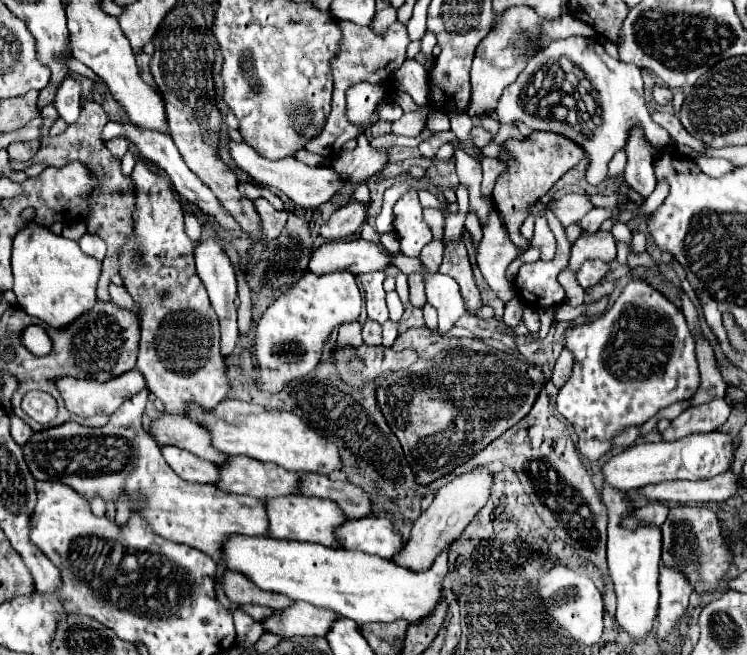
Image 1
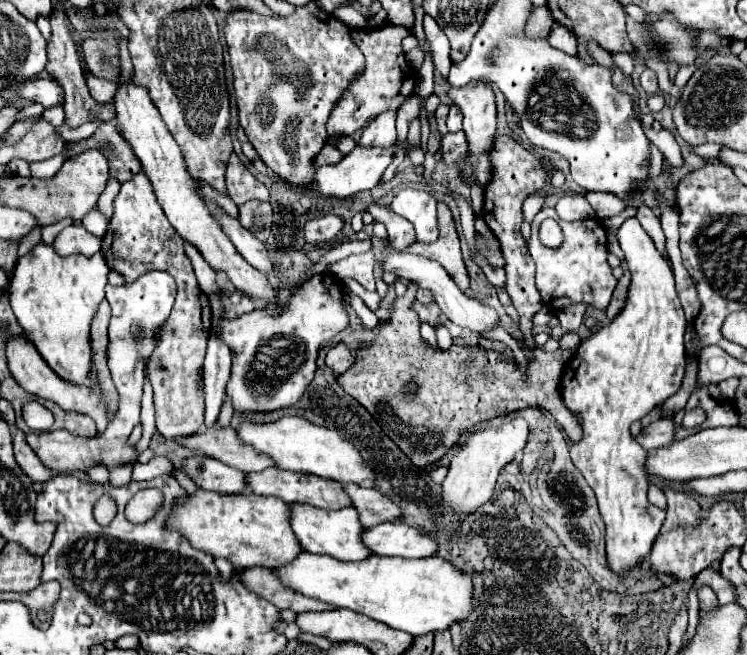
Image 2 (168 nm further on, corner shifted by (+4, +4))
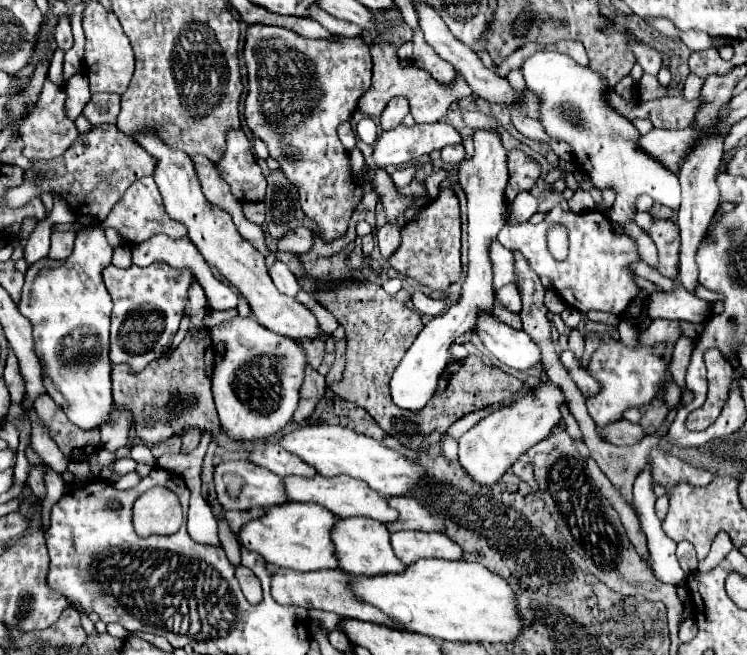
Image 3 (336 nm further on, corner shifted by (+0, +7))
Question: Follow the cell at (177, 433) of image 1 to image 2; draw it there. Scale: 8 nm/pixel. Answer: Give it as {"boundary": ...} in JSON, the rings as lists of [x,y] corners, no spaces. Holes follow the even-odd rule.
{"boundary":[[[215,425],[201,435],[177,439],[177,443],[181,443],[183,447],[189,447],[193,451],[203,451],[205,455],[219,459],[221,463],[235,467],[239,471],[245,471],[245,473],[275,467],[275,461],[269,455],[257,453],[251,445],[243,443],[231,427],[223,429],[223,427]]]}

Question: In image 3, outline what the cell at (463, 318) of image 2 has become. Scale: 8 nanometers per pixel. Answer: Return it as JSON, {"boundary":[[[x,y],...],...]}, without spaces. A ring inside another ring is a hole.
{"boundary":[[[479,310],[477,312],[477,324],[475,334],[481,338],[485,348],[503,364],[527,370],[535,364],[539,364],[539,348],[533,344],[533,340],[505,322],[501,322],[493,312]]]}

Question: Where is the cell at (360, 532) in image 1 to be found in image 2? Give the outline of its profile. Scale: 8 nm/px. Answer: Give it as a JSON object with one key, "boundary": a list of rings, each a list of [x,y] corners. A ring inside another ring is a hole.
{"boundary":[[[381,523],[379,527],[365,529],[363,543],[375,553],[375,555],[387,555],[387,557],[431,557],[437,553],[437,543],[429,537],[419,533],[415,527],[399,523]]]}

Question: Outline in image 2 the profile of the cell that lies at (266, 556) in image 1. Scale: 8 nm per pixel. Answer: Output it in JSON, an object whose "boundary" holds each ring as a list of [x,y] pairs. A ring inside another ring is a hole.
{"boundary":[[[303,551],[293,563],[287,563],[273,573],[277,573],[287,587],[307,597],[363,613],[415,637],[447,631],[453,623],[461,623],[473,613],[471,575],[437,555],[423,559],[373,555],[365,561],[345,563],[331,559],[329,555]]]}

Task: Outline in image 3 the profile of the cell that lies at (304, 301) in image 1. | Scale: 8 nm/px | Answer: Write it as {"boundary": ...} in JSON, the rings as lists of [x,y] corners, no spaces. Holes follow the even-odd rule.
{"boundary":[[[235,316],[219,326],[215,326],[215,340],[225,344],[225,360],[213,372],[213,398],[219,412],[221,428],[235,440],[257,440],[279,432],[297,410],[299,402],[299,388],[303,384],[305,368],[307,368],[307,354],[299,340],[275,334],[261,326],[253,316],[241,318]]]}

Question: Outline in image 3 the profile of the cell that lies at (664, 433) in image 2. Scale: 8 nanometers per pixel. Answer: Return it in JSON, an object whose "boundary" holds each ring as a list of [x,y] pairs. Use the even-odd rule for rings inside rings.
{"boundary":[[[621,420],[619,424],[611,424],[607,432],[599,432],[603,440],[615,444],[615,446],[635,446],[645,438],[641,424],[631,424],[627,420]]]}

